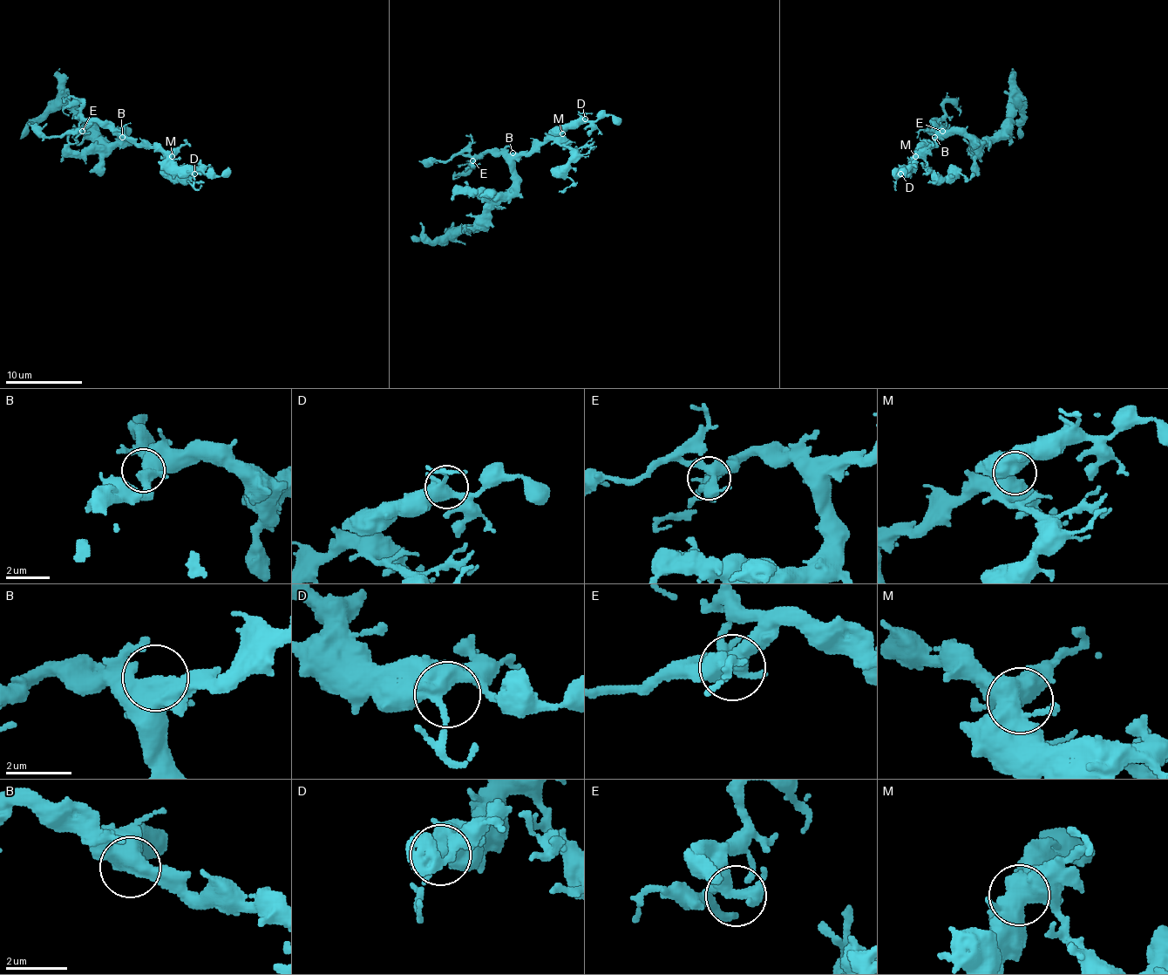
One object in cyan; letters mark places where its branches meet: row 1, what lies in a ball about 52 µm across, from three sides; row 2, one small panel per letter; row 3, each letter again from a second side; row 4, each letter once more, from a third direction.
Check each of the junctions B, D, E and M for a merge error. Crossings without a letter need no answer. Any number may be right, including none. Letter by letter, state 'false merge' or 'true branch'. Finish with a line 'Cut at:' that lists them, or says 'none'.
B: true branch
D: true branch
E: true branch
M: true branch
Cut at: none

